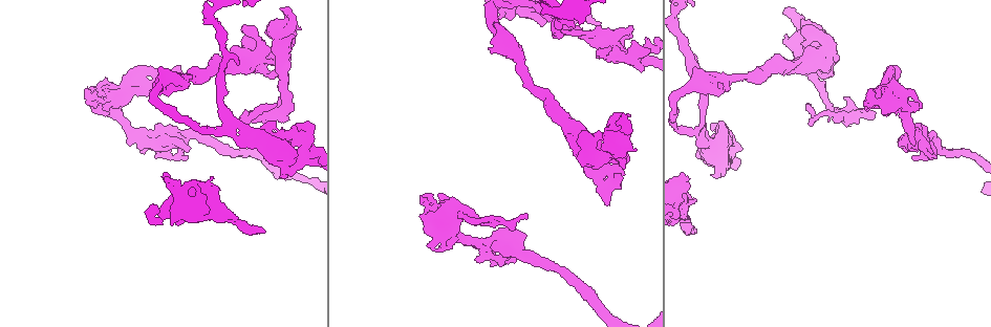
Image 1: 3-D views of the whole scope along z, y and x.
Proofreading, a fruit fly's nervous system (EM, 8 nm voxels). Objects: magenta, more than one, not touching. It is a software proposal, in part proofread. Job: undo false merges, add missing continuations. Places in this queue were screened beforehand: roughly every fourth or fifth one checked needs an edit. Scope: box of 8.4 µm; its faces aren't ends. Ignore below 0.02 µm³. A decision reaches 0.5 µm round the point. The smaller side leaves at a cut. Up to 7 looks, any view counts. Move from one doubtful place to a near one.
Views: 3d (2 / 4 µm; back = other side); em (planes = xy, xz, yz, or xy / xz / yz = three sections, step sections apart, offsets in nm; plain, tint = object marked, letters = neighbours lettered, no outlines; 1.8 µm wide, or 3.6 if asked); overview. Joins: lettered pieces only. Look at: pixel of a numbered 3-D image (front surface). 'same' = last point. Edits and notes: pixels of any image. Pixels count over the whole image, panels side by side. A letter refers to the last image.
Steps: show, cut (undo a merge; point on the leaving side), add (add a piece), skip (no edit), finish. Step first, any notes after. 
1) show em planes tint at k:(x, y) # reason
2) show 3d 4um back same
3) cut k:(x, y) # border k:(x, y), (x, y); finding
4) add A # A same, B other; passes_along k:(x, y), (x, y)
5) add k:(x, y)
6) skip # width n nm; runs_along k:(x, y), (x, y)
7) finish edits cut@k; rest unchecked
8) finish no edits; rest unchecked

show 3d 2um at 1:(144, 139)

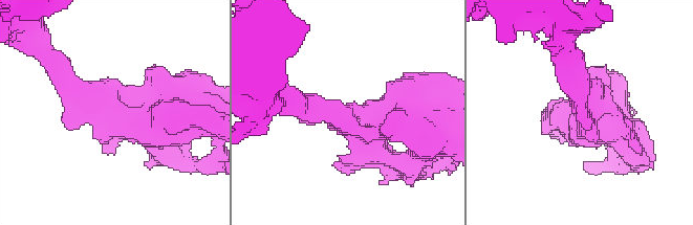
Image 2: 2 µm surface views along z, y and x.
show em xy step 4 tint at 2:(589, 109) # shape alone is not enough

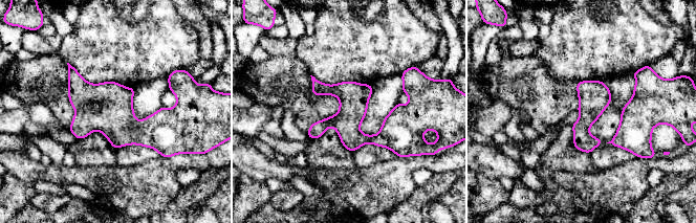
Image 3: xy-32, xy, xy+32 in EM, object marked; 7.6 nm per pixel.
show em planes letters same

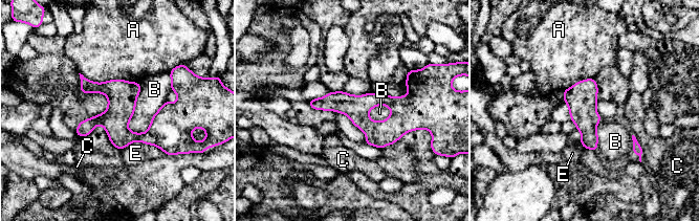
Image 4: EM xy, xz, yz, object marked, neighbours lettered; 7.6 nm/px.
skip # A other, B other, C other, E other; continuous, no second cell

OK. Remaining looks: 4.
show 3d 2um at 1:(866, 105) # an open end

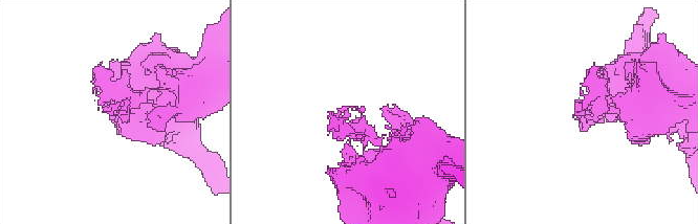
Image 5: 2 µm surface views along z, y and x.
show em planes letters at 5:(147, 115) # shape alone is not enough

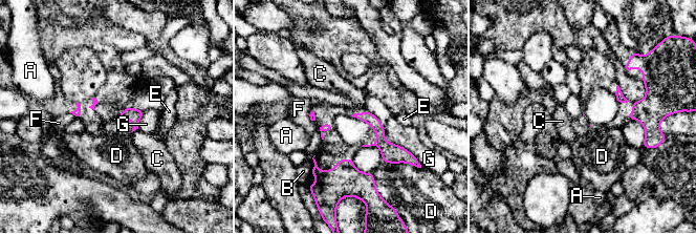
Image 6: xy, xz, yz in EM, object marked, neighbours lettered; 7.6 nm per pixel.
skip # A other, B other, C other, D other, E other, F other, G other; runs_along 6:(357, 115), (367, 116), (399, 156); no lettered piece goes on from it

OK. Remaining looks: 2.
show em planes letters at 1:(210, 178) # branch stops here

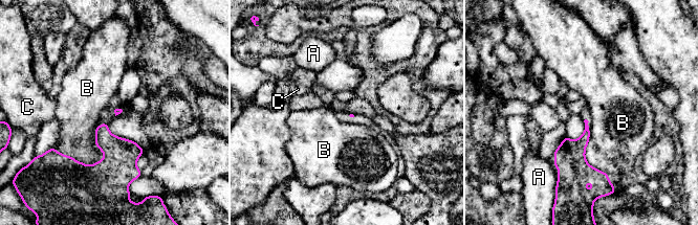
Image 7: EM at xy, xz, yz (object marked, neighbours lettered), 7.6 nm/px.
skip # A other, B other, C other; border 7:(52, 147), (86, 164), (105, 156); no lettered piece goes on from it

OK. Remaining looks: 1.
finish no edits; rest unchecked

